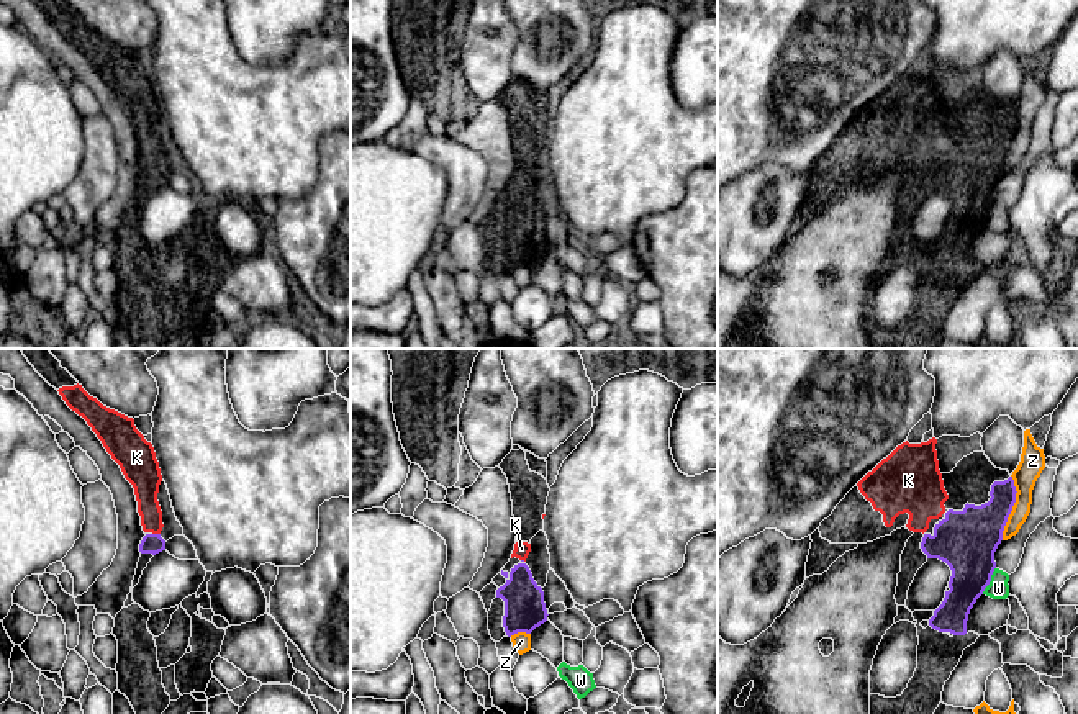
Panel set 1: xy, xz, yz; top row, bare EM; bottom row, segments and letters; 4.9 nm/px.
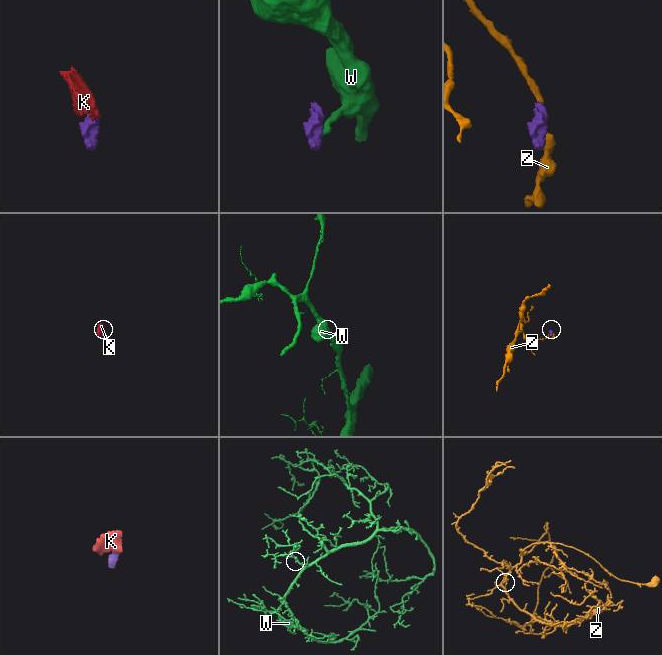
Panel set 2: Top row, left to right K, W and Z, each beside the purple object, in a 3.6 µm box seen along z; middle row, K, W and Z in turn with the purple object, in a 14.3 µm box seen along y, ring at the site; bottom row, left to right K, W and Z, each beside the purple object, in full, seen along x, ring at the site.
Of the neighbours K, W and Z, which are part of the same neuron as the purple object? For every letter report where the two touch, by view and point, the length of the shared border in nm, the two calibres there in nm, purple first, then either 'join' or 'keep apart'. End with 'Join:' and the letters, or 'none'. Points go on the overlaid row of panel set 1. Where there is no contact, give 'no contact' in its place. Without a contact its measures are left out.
K: xy (156, 534) | 40 nm | 100/130 nm | join
W: yz (990, 580) | 150 nm | 300/110 nm | keep apart
Z: yz (1011, 508) | 320 nm | 280/120 nm | keep apart
Join: K

